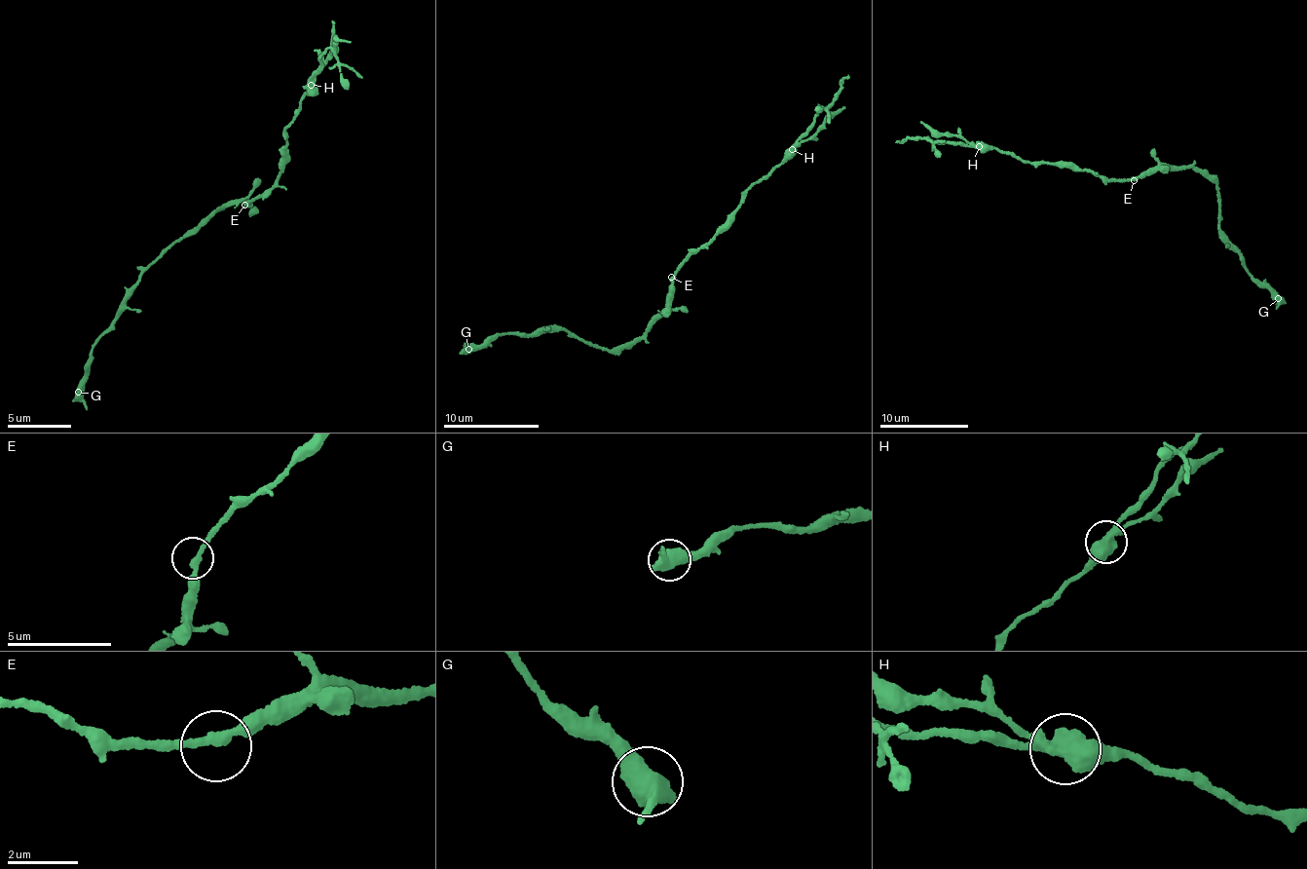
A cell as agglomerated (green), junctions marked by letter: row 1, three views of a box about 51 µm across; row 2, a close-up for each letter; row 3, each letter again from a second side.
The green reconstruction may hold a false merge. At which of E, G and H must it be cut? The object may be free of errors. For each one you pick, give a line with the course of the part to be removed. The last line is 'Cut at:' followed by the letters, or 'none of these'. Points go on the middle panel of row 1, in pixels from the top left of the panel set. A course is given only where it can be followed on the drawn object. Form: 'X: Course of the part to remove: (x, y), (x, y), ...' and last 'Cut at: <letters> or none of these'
H: Course of the part to remove: (792, 149), (819, 111), (831, 106), (842, 80), (848, 78)
Cut at: H

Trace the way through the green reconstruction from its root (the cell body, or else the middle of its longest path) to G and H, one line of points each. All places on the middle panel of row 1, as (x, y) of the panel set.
G: (674, 278), (666, 311), (655, 314), (640, 337), (612, 350), (569, 331), (547, 330), (504, 334), (468, 349)
H: (674, 278), (689, 256), (707, 244), (718, 227), (724, 224), (745, 191), (782, 163), (792, 149)

